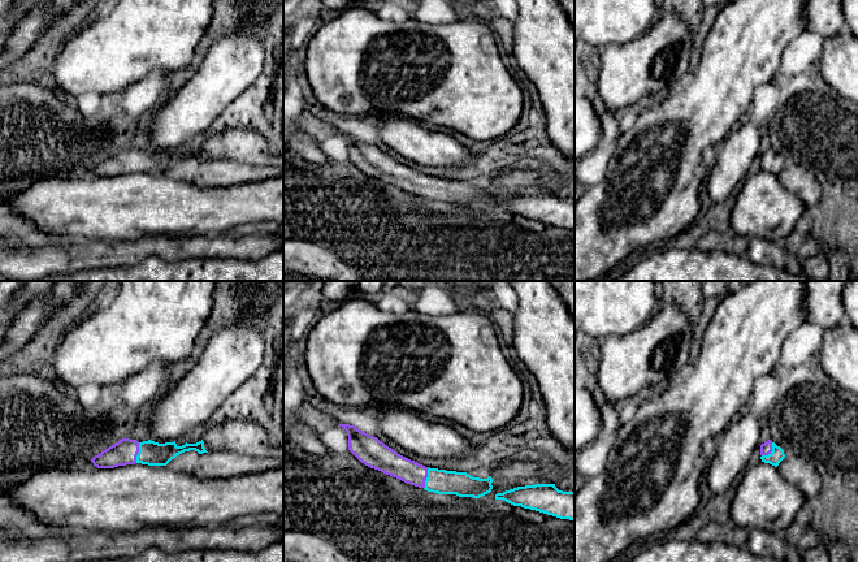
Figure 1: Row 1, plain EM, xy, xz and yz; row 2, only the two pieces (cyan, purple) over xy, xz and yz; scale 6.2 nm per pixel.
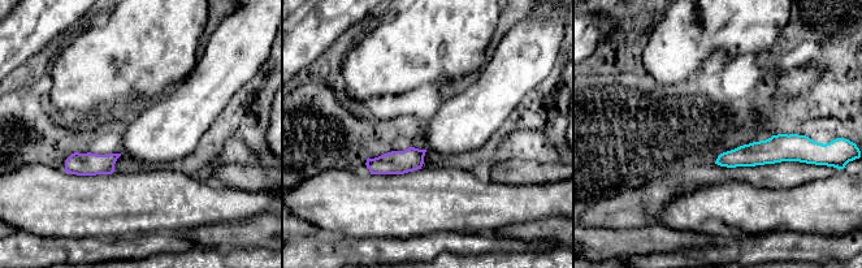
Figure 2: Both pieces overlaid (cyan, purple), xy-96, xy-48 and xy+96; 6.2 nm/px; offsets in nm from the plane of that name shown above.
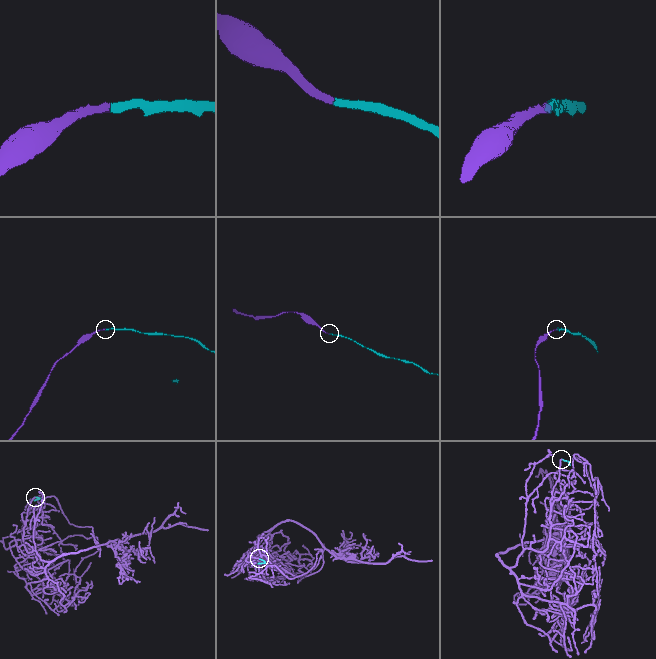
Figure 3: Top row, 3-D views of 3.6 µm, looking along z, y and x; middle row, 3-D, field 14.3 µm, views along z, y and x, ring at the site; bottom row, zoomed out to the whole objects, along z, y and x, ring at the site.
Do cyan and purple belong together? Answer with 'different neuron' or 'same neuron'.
same neuron

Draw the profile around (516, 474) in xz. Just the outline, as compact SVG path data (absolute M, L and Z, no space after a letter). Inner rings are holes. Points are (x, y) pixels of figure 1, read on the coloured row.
M514 462L507 466L497 466L491 470L493 489L490 493L477 498L480 501L495 500L497 493L536 484L554 484L559 477L558 474L566 471L566 468L556 463L551 467L549 474L543 474L537 464L525 464L521 462Z

